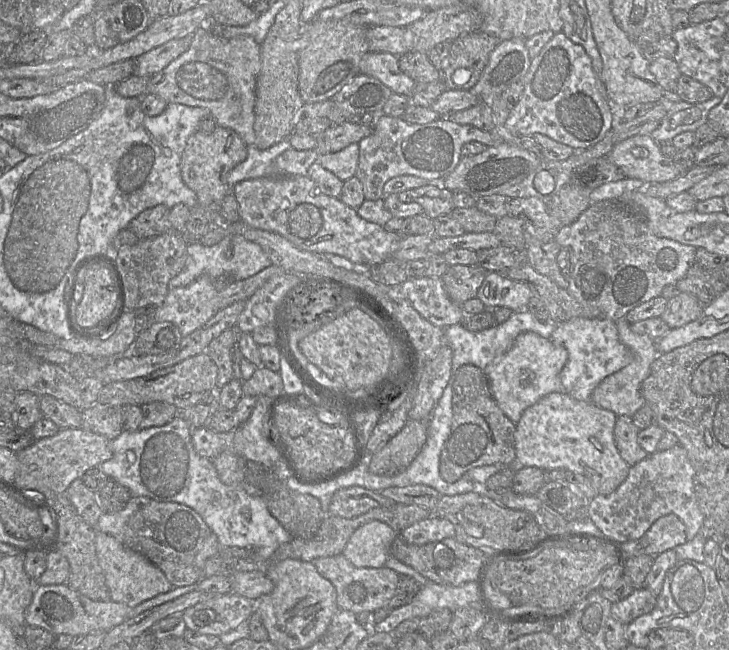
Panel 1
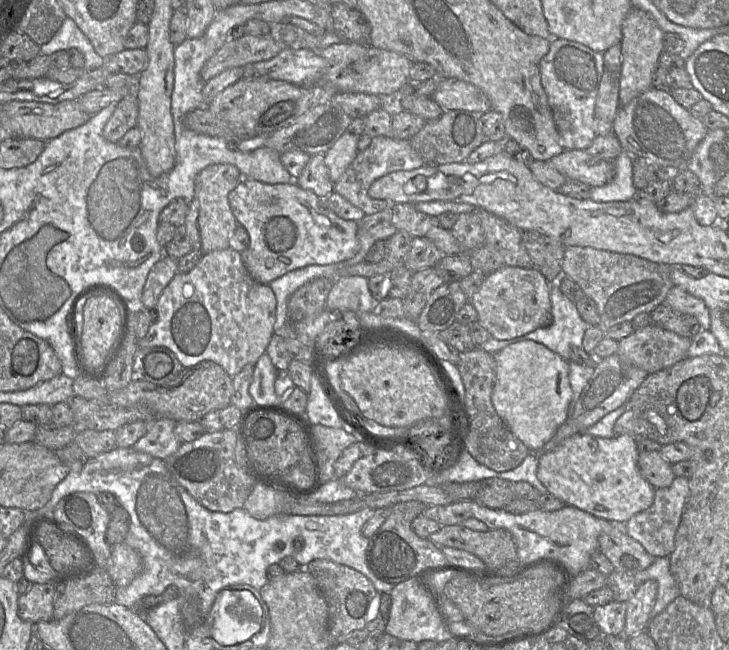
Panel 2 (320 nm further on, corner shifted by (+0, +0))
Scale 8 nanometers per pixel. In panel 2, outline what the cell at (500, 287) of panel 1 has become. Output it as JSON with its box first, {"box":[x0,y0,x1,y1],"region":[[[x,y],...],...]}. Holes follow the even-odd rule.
{"box":[469,266,551,340],"region":[[[503,266],[485,277],[469,302],[478,314],[477,321],[492,338],[510,340],[539,328],[540,320],[551,308],[550,283],[537,268]]]}

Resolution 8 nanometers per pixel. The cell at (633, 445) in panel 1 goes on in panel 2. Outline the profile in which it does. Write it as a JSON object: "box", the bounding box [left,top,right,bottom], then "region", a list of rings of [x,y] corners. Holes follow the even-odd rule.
{"box":[638,451,676,489],"region":[[[659,451],[640,452],[638,466],[643,477],[655,489],[669,487],[676,477],[672,464]]]}

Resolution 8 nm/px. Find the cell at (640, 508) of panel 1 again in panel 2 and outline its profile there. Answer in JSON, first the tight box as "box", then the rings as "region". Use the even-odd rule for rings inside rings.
{"box":[624,476,689,557],"region":[[[676,476],[669,487],[655,489],[653,504],[632,516],[625,523],[624,531],[639,542],[653,557],[669,557],[675,548],[675,536],[689,492],[689,480]]]}

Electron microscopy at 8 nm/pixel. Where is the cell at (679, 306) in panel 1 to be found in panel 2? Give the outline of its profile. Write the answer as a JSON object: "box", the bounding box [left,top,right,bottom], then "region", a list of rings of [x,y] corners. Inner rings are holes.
{"box":[617,323,690,374],"region":[[[651,323],[619,340],[617,354],[626,363],[652,374],[689,358],[690,343],[690,338]]]}

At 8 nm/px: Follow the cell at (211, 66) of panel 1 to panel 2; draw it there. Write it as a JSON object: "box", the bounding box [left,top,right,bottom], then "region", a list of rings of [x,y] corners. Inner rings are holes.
{"box":[103,95,138,143],"region":[[[129,95],[120,100],[103,129],[103,137],[117,143],[128,130],[137,126],[138,102],[136,96]]]}

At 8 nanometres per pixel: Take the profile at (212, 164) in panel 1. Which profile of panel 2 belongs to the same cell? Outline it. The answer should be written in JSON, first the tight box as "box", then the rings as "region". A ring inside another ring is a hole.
{"box":[184,164,242,254],"region":[[[212,164],[201,170],[195,178],[195,189],[192,201],[184,222],[192,250],[206,254],[229,247],[229,238],[238,223],[231,211],[228,195],[242,180],[238,168],[232,164]]]}

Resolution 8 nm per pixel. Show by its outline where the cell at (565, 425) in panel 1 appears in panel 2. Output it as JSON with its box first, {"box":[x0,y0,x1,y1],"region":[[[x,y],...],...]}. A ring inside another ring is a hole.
{"box":[537,433,655,524],"region":[[[578,433],[567,438],[553,451],[539,456],[537,478],[550,494],[566,505],[578,508],[599,519],[625,524],[632,516],[649,508],[655,497],[655,488],[640,472],[639,453],[635,437],[628,434],[600,438]]]}

